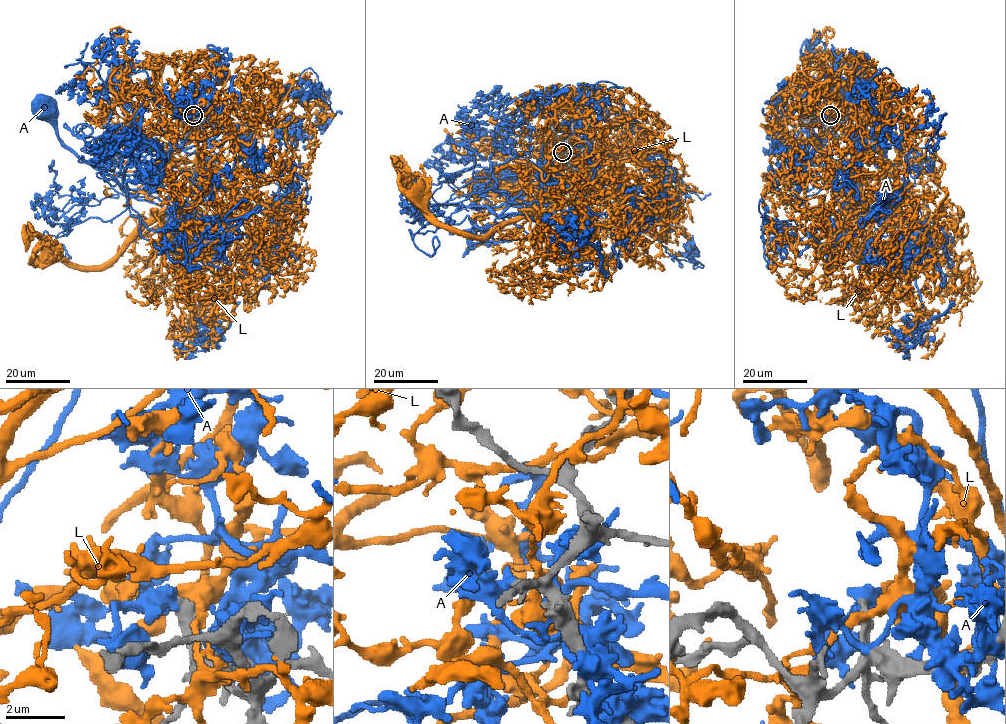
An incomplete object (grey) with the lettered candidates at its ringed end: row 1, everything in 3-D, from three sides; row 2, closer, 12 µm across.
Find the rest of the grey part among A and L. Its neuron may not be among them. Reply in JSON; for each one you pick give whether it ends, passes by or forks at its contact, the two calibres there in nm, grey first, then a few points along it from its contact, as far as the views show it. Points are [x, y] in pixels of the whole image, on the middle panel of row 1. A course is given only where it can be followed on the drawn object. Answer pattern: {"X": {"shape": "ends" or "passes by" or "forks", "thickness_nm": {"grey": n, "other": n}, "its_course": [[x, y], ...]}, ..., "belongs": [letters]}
{"belongs": []}

